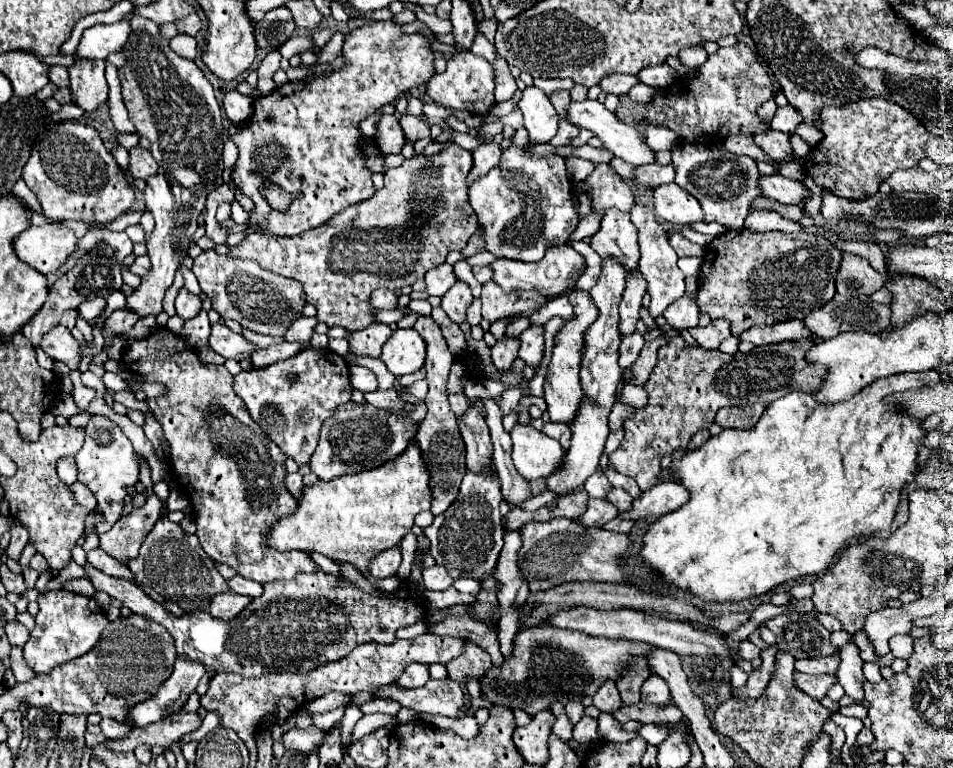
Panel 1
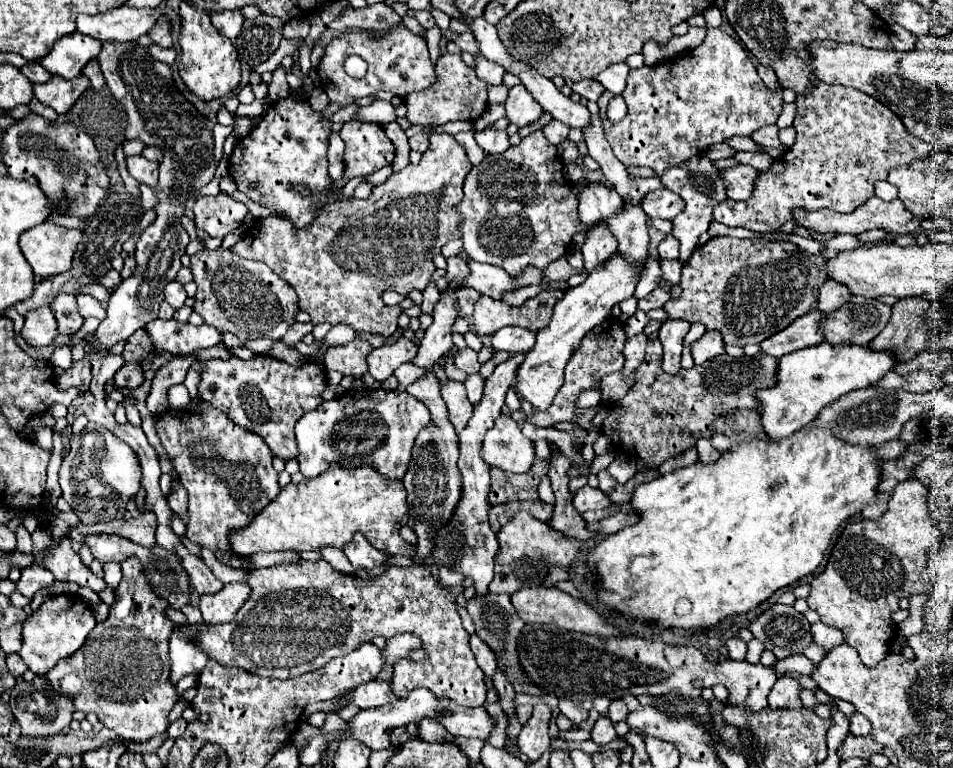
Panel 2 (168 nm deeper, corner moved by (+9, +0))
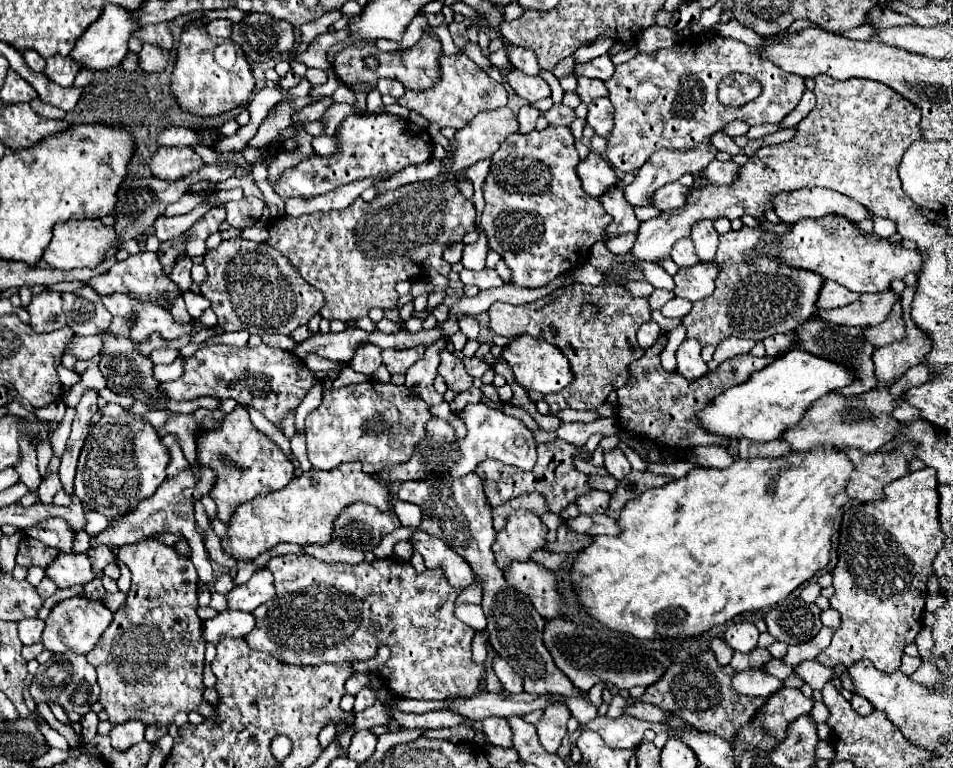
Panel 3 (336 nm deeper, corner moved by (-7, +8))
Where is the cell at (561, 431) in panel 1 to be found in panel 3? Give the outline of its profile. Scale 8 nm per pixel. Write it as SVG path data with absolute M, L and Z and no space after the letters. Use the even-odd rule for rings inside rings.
M560 524L558 528L558 538L556 542L550 542L544 546L544 550L548 552L564 552L564 554L574 554L574 552L580 552L582 548L586 548L594 538L592 536L586 536L586 534L574 534L570 532L564 524Z

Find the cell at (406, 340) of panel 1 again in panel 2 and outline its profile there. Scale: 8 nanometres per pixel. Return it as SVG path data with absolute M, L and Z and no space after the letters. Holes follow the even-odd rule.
M402 336L394 344L384 344L368 354L368 372L374 380L384 382L388 376L394 374L394 370L400 364L410 362L416 356L416 352L418 346Z

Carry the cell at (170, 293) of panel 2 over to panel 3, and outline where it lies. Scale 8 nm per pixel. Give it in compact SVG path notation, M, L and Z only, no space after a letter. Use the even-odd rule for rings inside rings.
M180 256L180 258L176 260L176 266L174 266L172 272L170 272L170 280L176 282L176 284L182 288L182 292L190 290L190 284L192 284L190 268L192 268L192 260L190 260L188 256Z

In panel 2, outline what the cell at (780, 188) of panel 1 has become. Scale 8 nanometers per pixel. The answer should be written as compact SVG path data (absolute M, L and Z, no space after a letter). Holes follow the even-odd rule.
M738 164L734 168L728 168L722 172L724 184L728 188L728 198L732 200L748 200L748 196L752 196L756 178L760 176L760 172L752 166L744 166Z

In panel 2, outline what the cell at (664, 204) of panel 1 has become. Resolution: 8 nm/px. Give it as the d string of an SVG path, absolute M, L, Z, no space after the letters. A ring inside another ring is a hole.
M660 188L642 198L642 210L650 218L672 220L672 218L676 218L676 214L684 212L684 202L680 202L678 194L672 194L670 190Z

